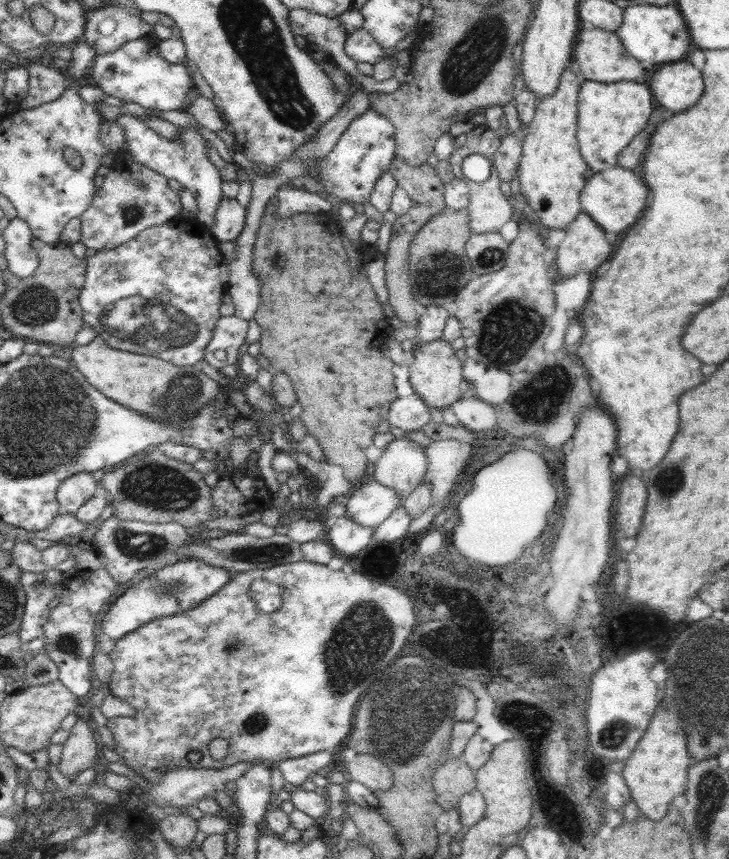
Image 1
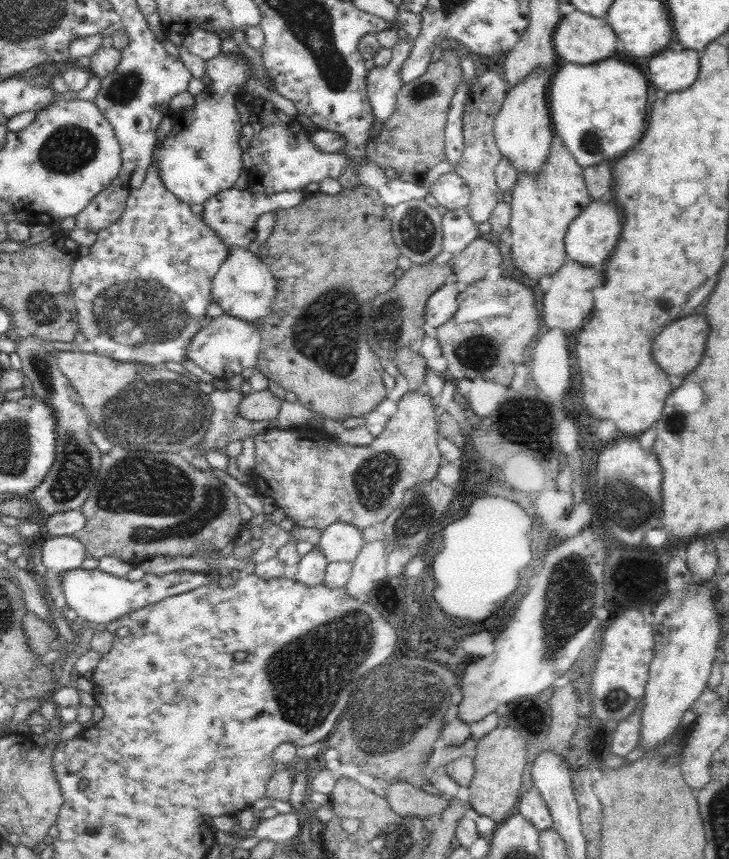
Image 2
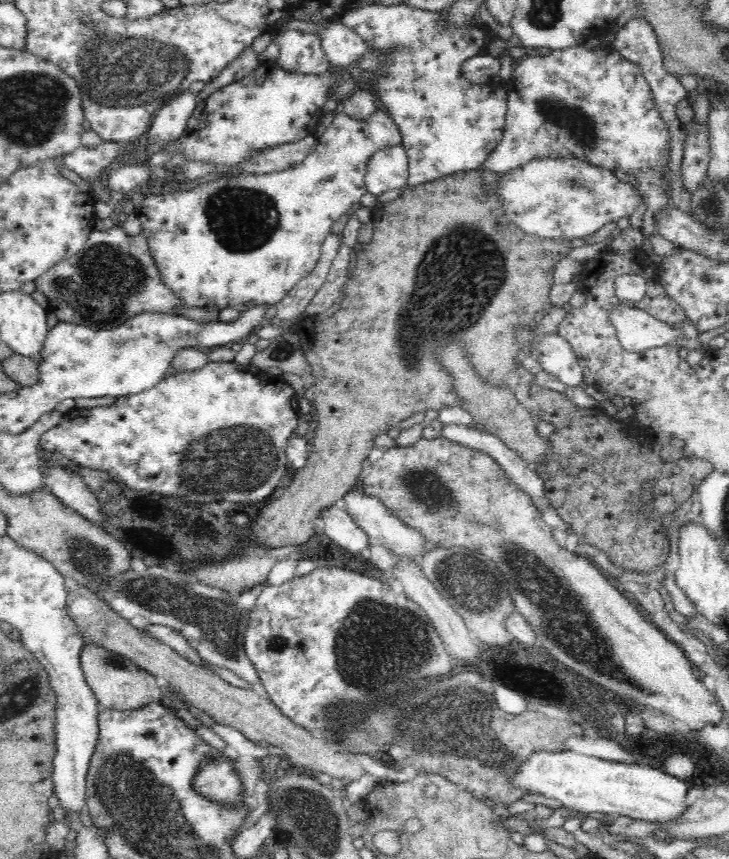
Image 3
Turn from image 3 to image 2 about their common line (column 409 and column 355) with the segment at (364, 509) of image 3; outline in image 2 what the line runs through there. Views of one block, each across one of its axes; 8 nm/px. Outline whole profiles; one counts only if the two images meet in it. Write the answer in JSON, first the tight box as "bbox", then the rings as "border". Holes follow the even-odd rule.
{"bbox":[318,522,365,562],"border":[[[345,522],[328,525],[321,535],[318,548],[332,562],[354,562],[365,546],[362,529]]]}

